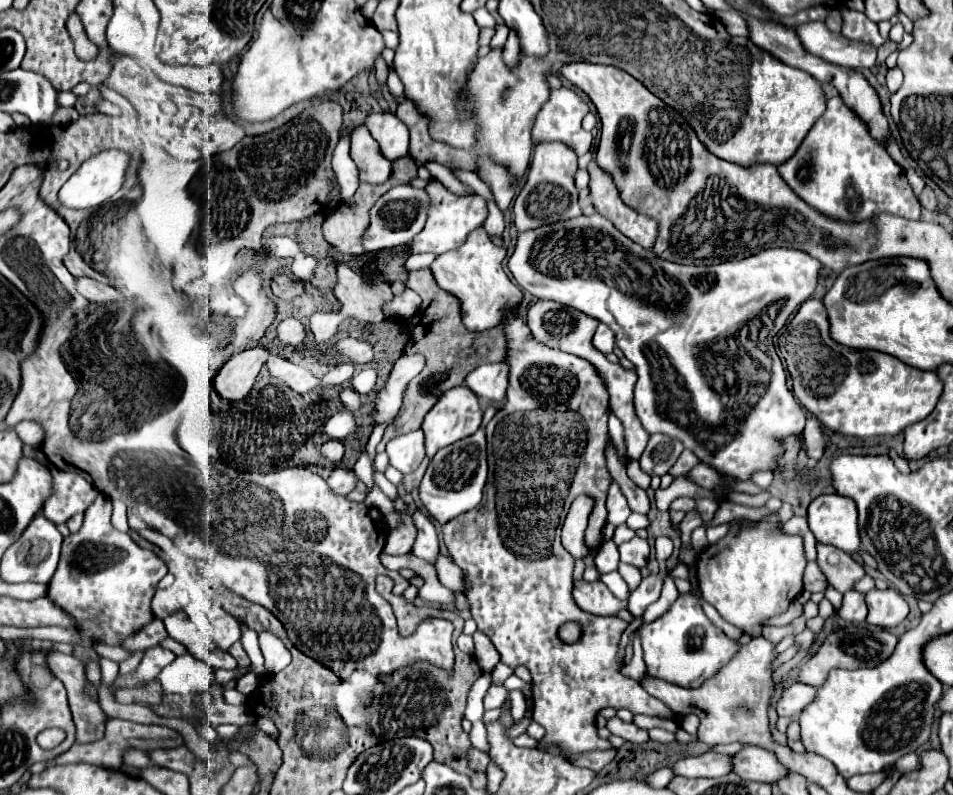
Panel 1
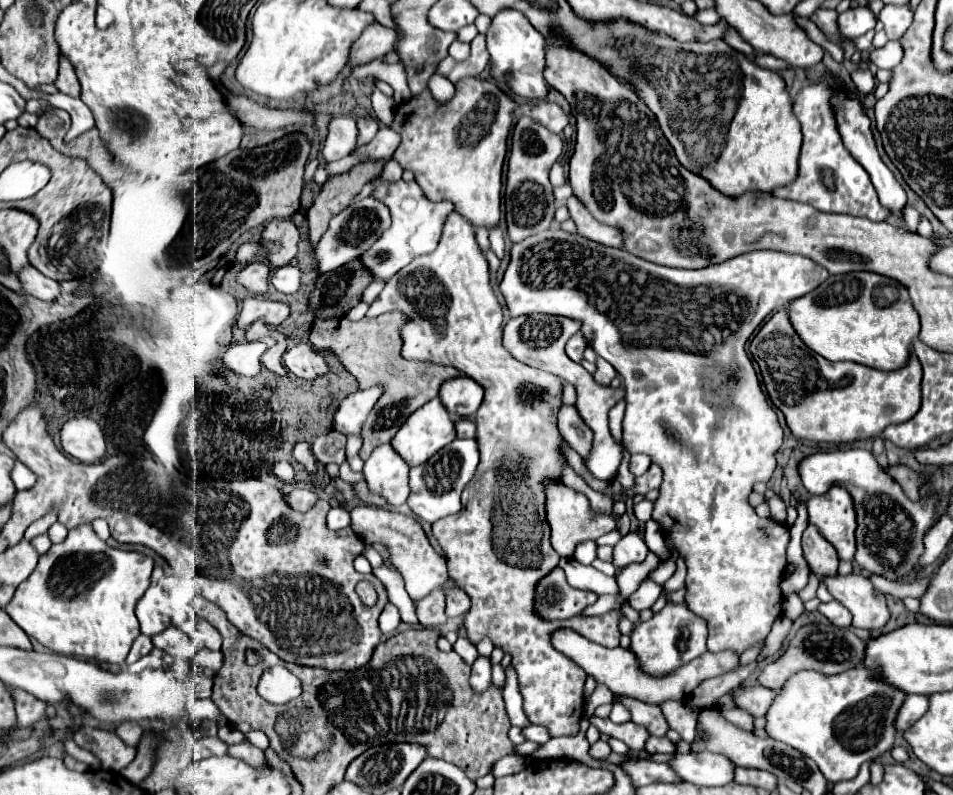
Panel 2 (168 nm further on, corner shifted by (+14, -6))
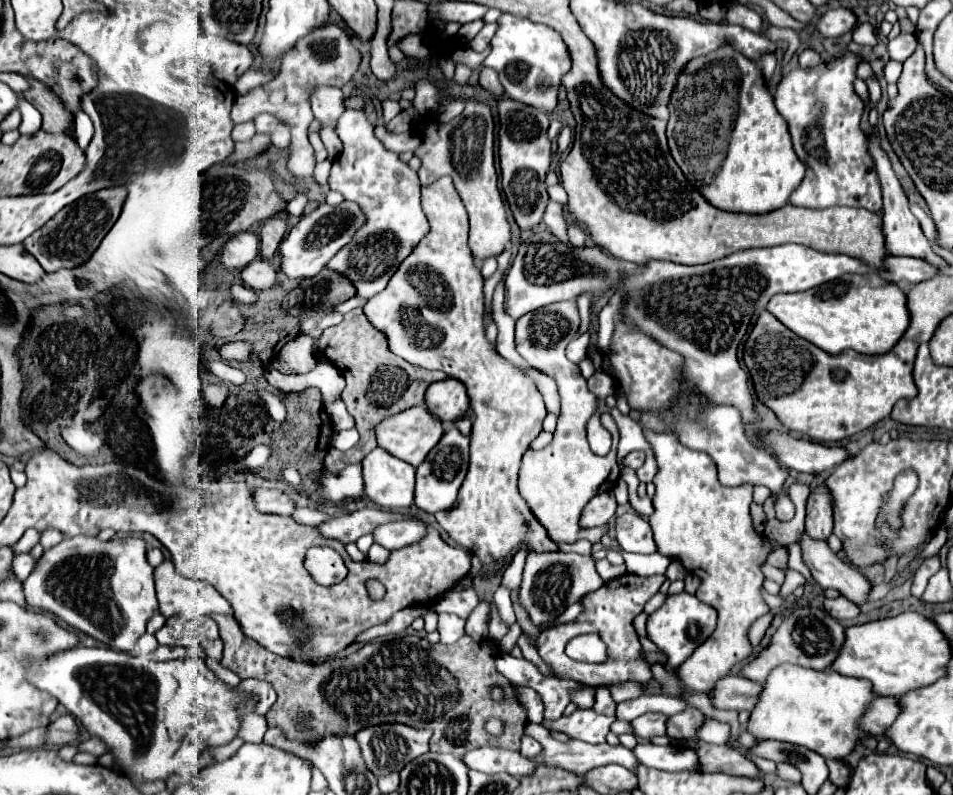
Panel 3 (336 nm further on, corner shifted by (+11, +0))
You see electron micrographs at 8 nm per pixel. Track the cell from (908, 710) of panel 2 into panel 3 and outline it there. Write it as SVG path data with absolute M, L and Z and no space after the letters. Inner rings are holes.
M877 697L873 701L873 707L869 707L865 719L861 719L861 727L869 731L871 735L879 737L895 723L895 719L901 715L901 703L897 697Z

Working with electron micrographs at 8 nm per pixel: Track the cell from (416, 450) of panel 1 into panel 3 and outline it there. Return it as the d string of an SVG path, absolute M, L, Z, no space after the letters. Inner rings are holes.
M375 447L363 459L365 495L383 507L407 509L413 503L415 467Z

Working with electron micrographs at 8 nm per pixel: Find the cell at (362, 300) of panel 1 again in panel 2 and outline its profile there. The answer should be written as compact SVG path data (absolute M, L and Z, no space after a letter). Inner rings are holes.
M386 313L376 319L362 319L362 321L346 321L346 319L324 319L316 321L312 325L312 333L308 337L310 345L316 351L328 351L334 353L340 359L340 365L356 377L358 389L368 389L372 385L382 385L384 393L368 413L364 425L362 425L362 449L360 459L370 457L374 447L380 443L388 443L398 427L406 421L410 413L414 413L418 407L426 405L430 399L438 397L438 389L446 379L452 379L460 375L454 367L440 367L430 363L418 363L418 361L406 361L400 355L402 339L398 335L402 325L400 313Z

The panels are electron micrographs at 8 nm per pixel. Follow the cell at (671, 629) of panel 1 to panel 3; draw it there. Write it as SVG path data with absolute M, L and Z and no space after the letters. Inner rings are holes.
M677 593L677 595L667 595L665 603L649 615L647 621L647 637L657 645L663 647L663 651L673 651L669 657L671 669L681 665L693 651L699 647L715 629L717 625L717 611L705 603L701 603L695 595L689 593Z

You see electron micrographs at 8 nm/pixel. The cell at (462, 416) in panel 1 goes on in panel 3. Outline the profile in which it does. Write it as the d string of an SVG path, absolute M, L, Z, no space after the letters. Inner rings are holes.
M425 403L415 405L411 409L401 411L399 415L395 415L393 419L385 419L381 425L377 425L377 439L379 439L379 447L387 449L391 455L411 463L413 467L419 467L419 463L425 459L425 455L439 443L439 439L443 437L445 429L439 417L435 417Z

